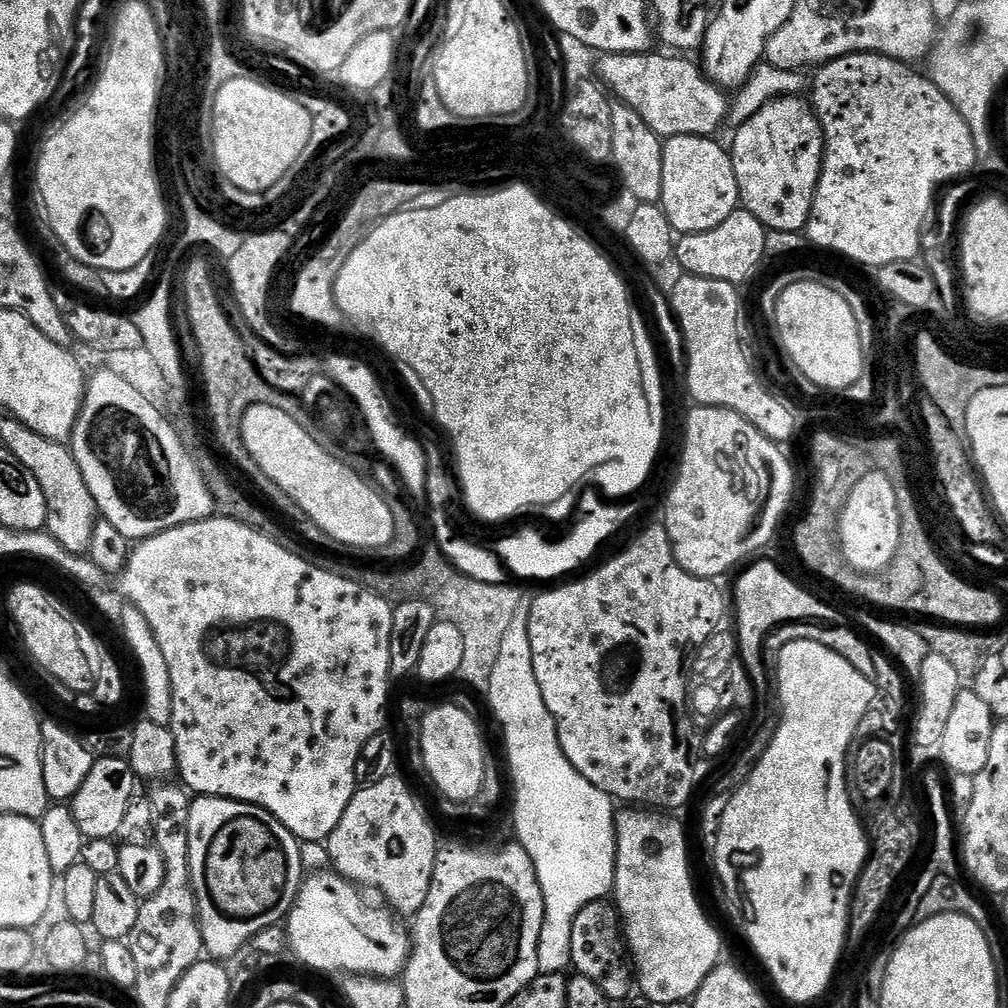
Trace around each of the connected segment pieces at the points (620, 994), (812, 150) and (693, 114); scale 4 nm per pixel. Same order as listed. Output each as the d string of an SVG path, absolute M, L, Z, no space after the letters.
M607 899L595 900L590 902L590 906L582 906L582 910L578 910L578 918L574 918L572 931L571 967L581 976L594 978L594 982L602 986L602 994L606 994L609 1001L624 1000L632 990L634 992L632 955L615 903Z
M790 95L766 102L749 121L737 128L737 137L734 138L732 165L734 178L738 178L743 211L754 214L754 218L758 218L765 228L774 231L803 233L807 229L824 161L824 131L820 120L811 103L800 99L799 95Z
M604 54L598 60L598 76L606 85L607 91L621 104L627 104L628 107L634 109L638 114L642 114L642 118L646 122L646 126L650 126L650 130L654 130L662 138L669 136L710 136L713 137L715 132L723 127L728 116L729 97L726 95L725 89L719 88L717 84L713 84L707 76L704 75L699 63L691 64L688 58L681 58L676 54L668 54L672 56L652 56L653 54Z

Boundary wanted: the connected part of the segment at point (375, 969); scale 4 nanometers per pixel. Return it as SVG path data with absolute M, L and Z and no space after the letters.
M335 870L309 875L286 917L287 947L308 968L354 976L396 978L403 973L412 950L410 932L387 907L368 904L359 887Z

